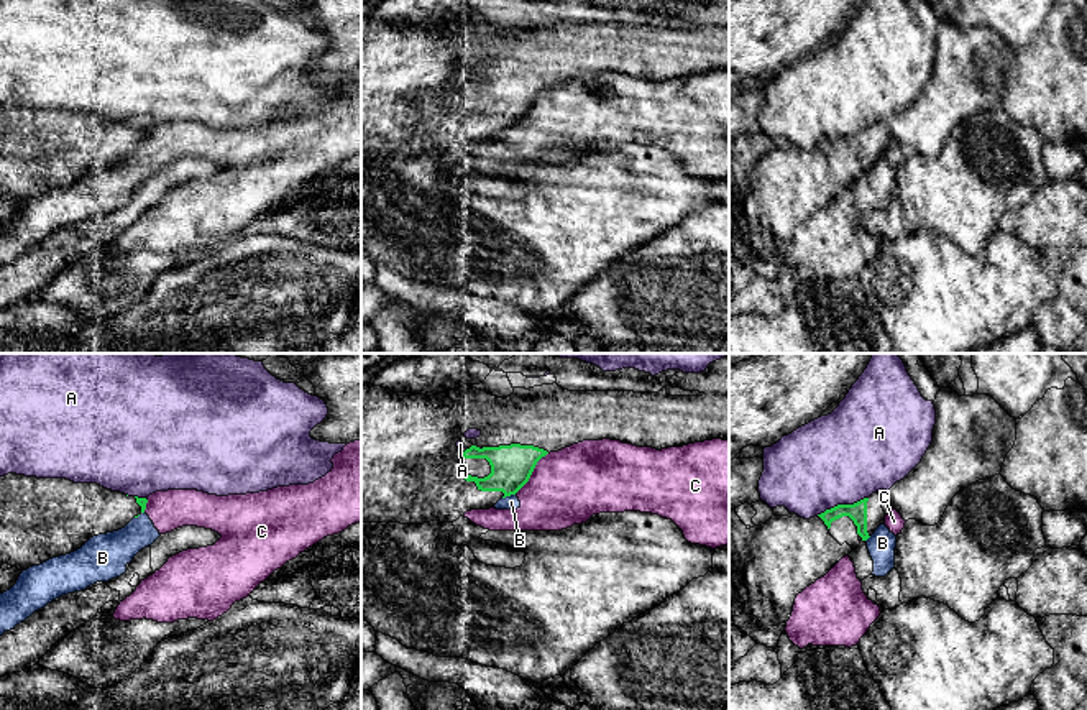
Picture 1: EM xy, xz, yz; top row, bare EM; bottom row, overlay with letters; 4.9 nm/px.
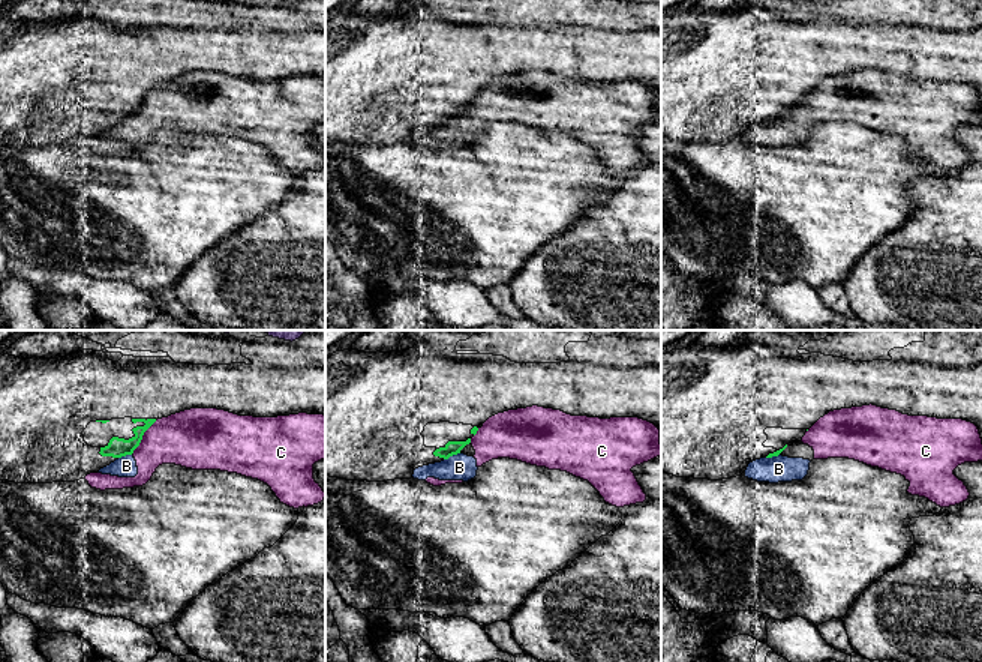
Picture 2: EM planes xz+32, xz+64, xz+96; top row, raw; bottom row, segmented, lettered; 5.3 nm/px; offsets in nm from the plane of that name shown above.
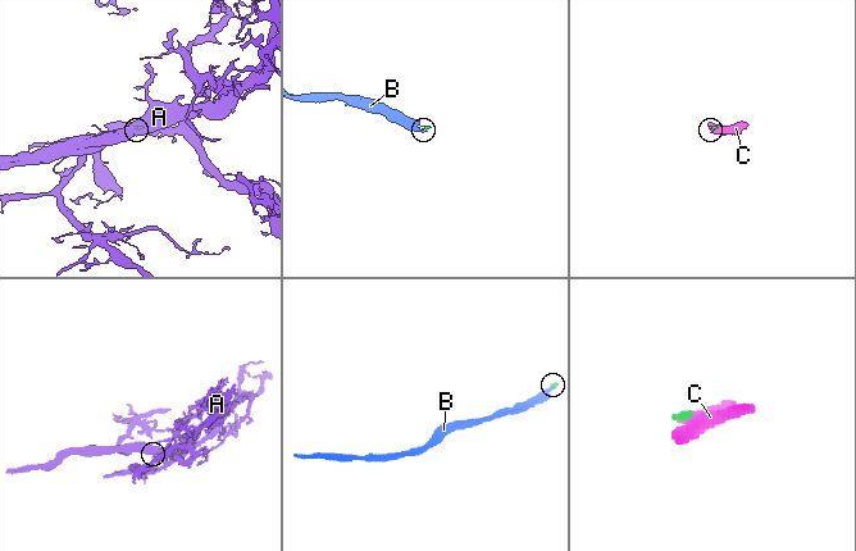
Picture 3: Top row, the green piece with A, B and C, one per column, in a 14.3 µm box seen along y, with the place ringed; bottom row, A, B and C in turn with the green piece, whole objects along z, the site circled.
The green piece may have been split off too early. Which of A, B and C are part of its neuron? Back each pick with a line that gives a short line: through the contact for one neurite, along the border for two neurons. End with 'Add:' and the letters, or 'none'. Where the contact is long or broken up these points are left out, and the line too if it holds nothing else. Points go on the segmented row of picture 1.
Add: none

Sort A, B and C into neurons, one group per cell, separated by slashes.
A / B C

